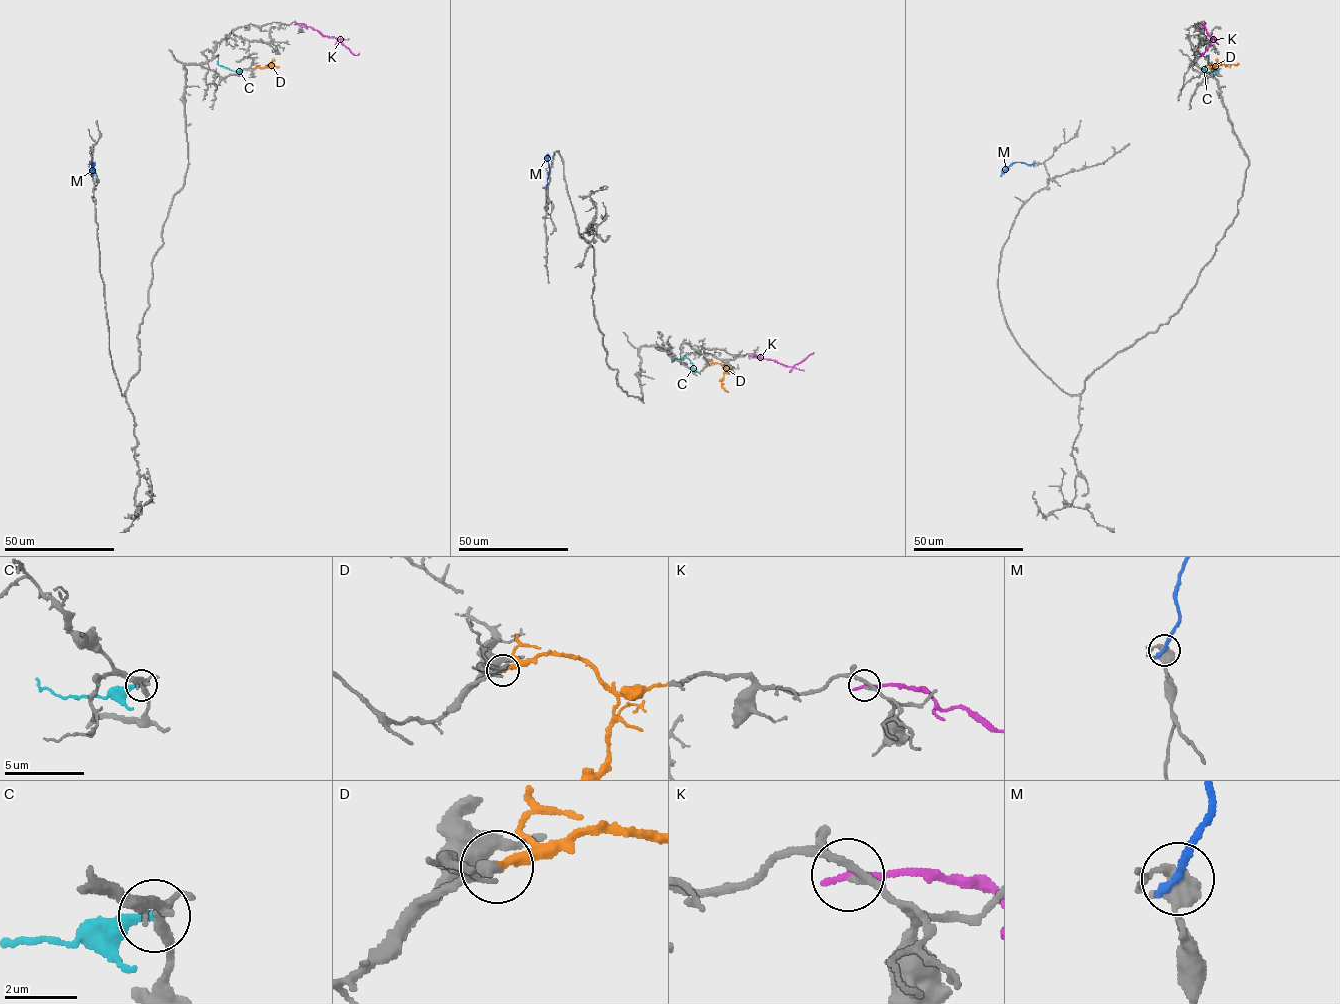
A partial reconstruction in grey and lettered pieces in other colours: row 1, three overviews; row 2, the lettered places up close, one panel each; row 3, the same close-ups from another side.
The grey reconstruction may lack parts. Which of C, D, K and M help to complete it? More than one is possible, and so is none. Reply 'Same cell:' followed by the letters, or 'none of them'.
Same cell: D

